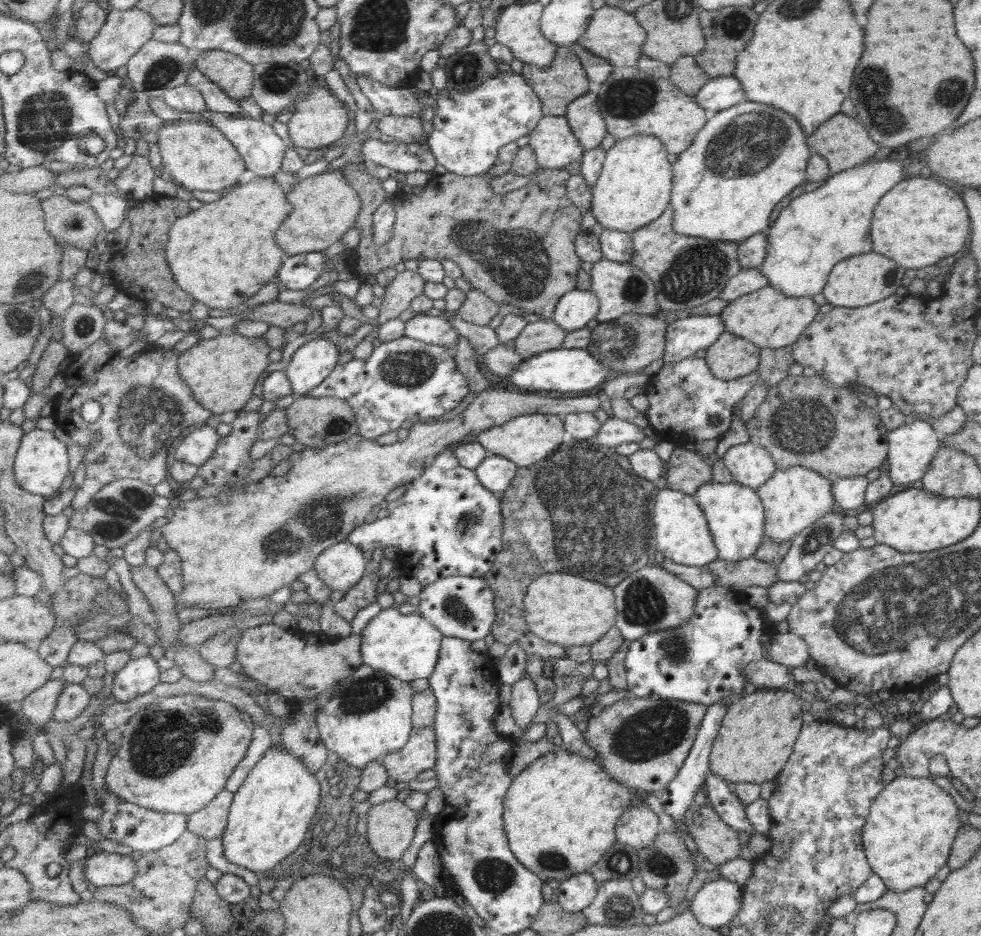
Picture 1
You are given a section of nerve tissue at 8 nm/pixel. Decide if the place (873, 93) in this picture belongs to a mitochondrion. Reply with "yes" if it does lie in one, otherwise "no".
yes

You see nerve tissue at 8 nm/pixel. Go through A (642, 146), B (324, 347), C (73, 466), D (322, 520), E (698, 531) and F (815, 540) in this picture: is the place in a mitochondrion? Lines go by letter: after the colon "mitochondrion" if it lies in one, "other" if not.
A: other
B: other
C: other
D: mitochondrion
E: other
F: mitochondrion

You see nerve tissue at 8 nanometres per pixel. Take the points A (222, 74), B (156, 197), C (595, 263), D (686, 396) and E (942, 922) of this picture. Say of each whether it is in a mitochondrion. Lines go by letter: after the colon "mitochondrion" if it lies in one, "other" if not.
A: other
B: other
C: other
D: mitochondrion
E: other

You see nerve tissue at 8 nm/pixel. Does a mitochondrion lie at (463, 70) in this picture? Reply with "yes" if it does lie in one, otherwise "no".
yes

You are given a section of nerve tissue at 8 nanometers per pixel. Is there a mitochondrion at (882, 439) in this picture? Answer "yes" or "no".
no

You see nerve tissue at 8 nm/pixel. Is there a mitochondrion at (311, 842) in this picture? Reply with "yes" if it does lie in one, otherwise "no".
no

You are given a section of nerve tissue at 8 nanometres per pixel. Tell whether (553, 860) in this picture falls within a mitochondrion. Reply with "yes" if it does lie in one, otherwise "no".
yes

